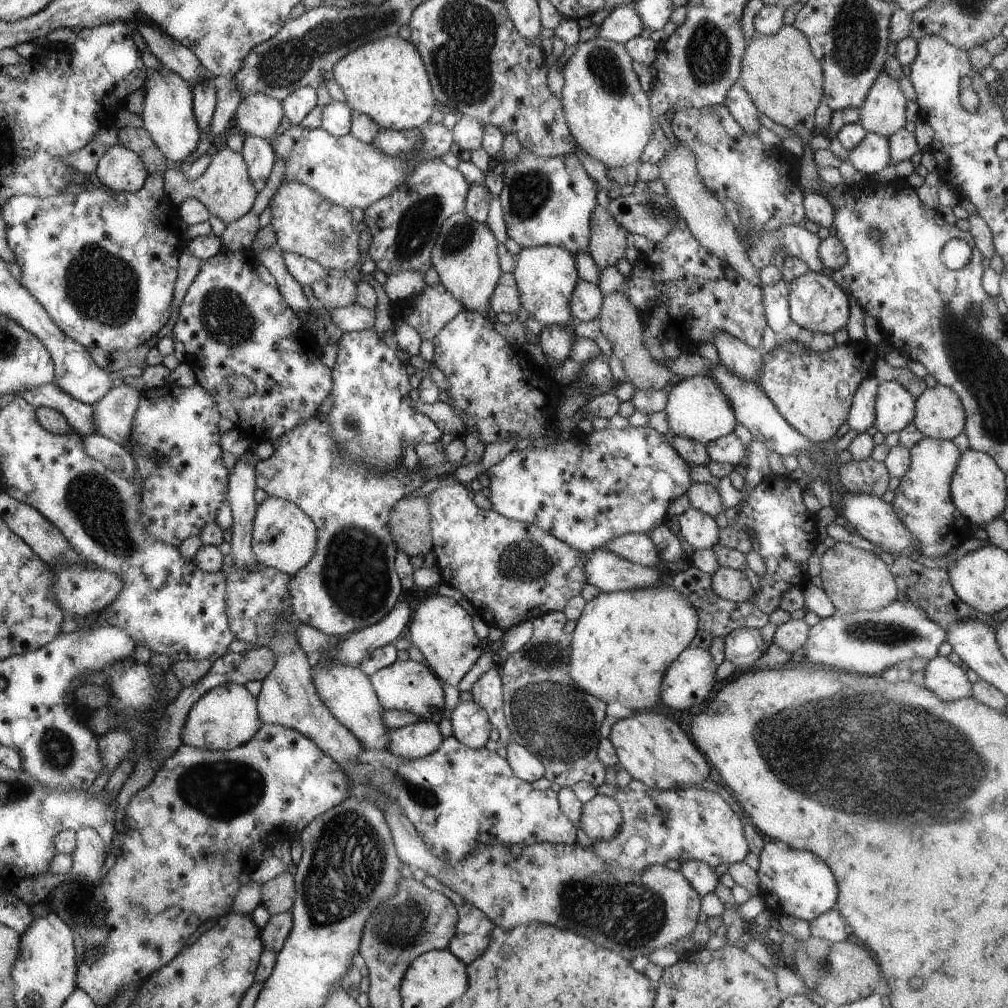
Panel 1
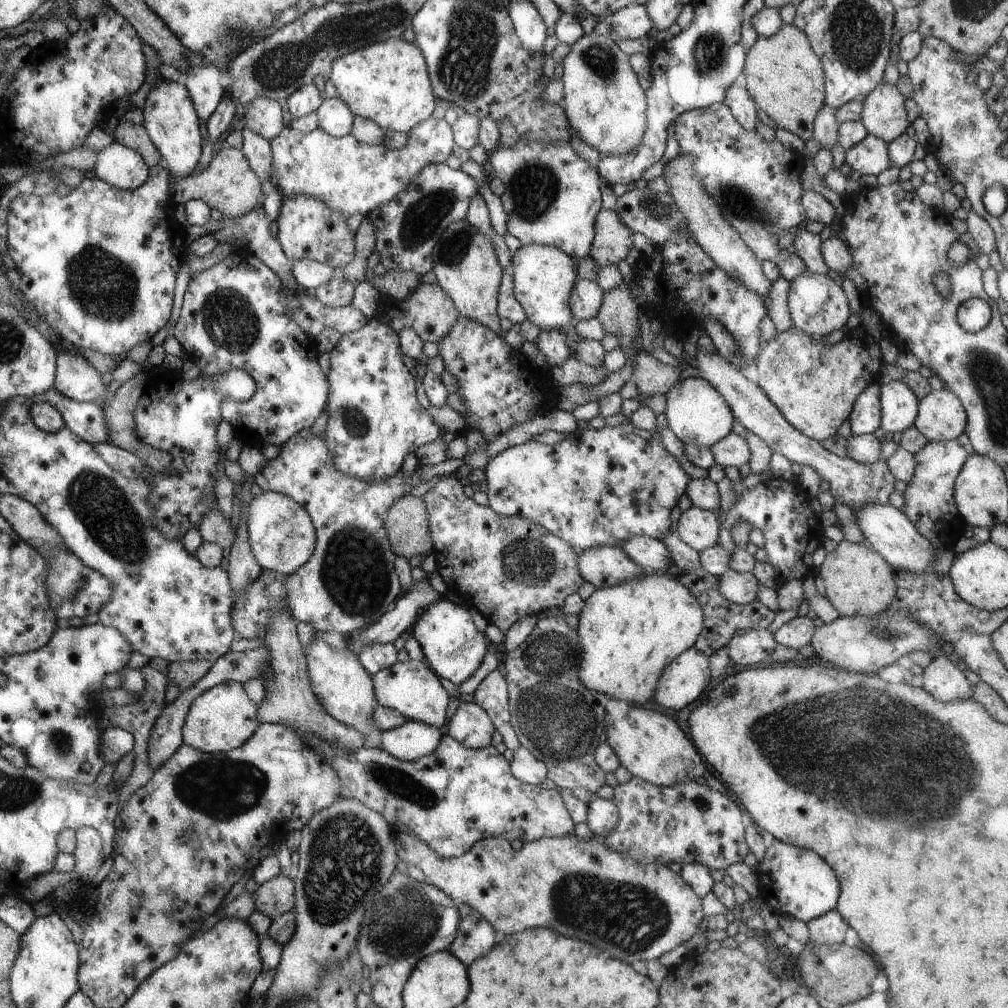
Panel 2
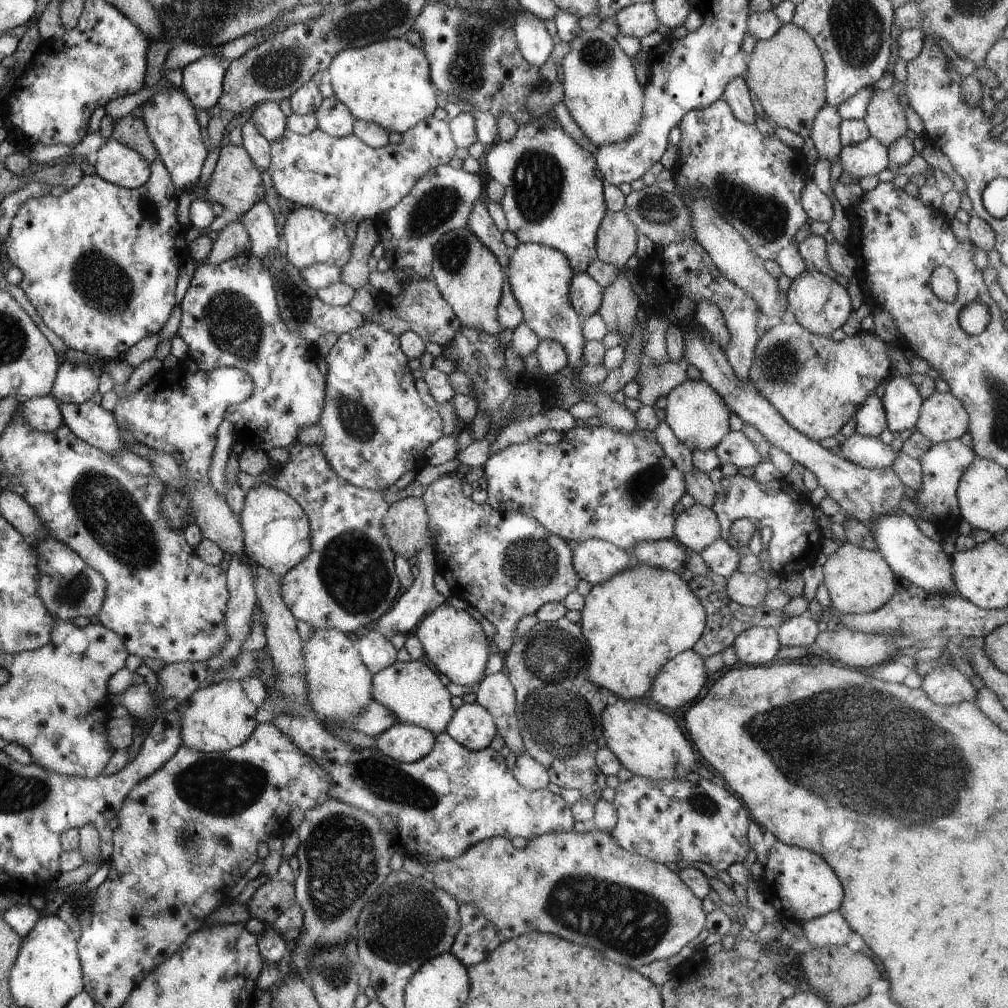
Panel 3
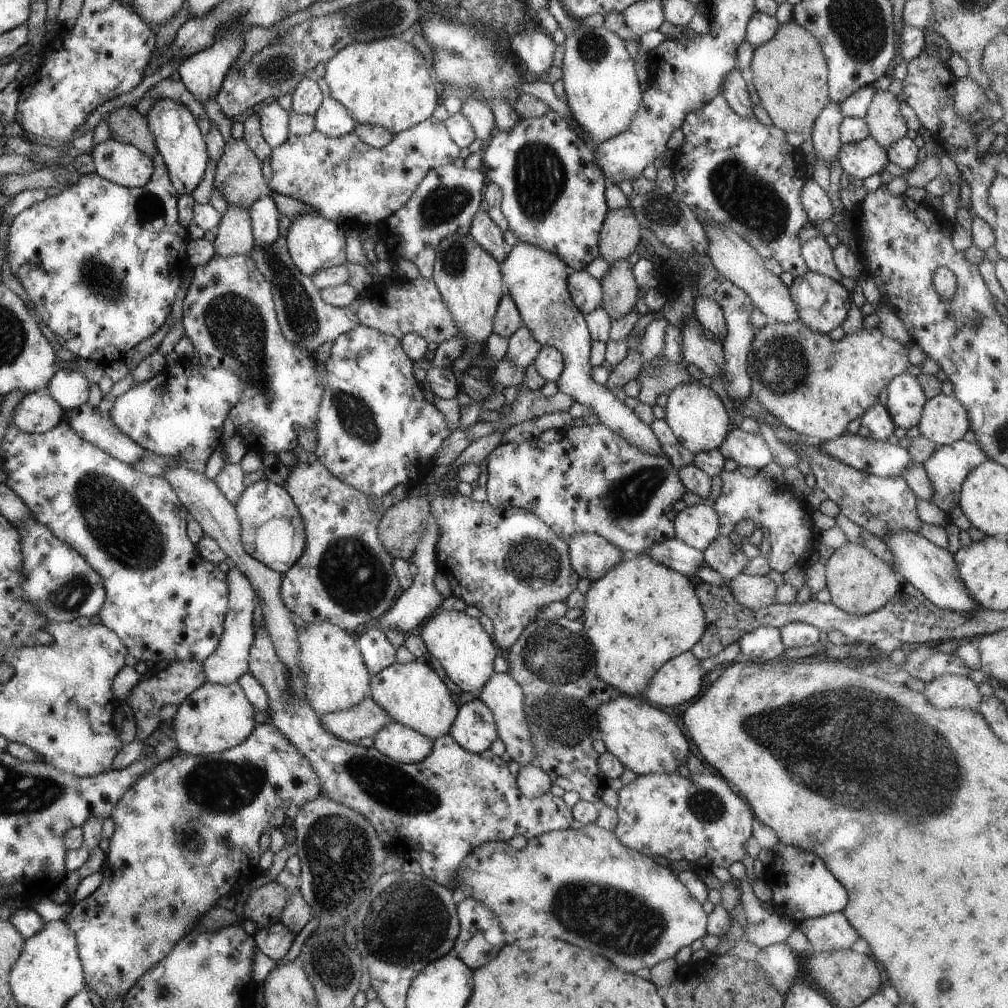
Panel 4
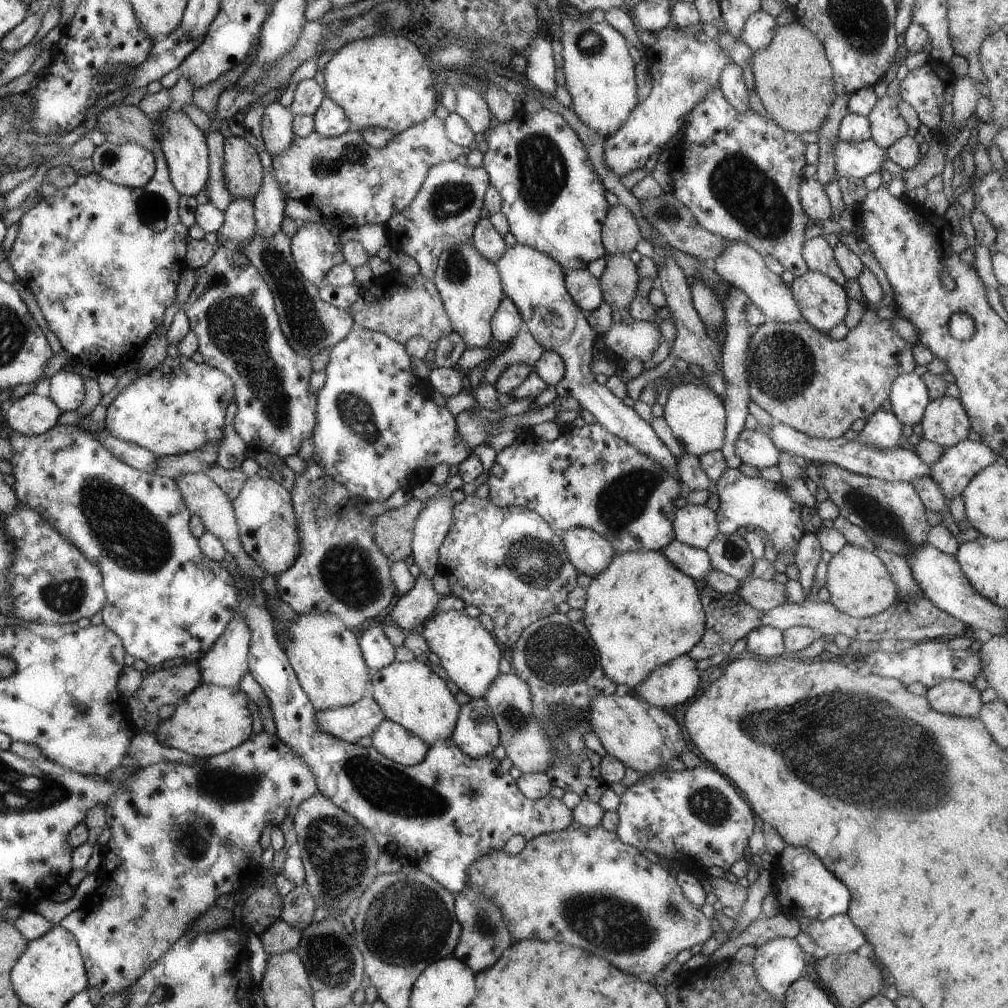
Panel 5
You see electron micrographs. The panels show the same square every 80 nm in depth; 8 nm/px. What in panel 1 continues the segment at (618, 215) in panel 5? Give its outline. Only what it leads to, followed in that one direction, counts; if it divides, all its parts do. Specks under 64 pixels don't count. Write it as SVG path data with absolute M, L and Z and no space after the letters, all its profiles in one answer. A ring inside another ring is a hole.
M597 205L590 220L591 236L587 253L595 261L596 267L603 269L616 266L620 259L626 257L628 232L617 224L617 221L608 213L607 208Z

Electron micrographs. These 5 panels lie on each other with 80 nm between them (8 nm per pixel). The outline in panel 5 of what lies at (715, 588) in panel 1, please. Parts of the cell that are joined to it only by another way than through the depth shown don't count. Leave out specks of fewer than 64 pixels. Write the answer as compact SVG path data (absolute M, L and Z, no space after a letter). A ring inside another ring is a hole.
M750 576L741 581L736 593L742 601L759 611L769 611L786 603L785 586L774 579Z

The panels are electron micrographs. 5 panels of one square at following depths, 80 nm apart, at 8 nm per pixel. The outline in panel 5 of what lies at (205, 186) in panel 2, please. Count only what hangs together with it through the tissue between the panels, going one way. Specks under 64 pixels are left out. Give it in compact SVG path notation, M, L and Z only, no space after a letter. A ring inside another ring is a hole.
M243 137L225 138L223 159L223 177L233 200L254 200L263 184L262 164L253 145Z

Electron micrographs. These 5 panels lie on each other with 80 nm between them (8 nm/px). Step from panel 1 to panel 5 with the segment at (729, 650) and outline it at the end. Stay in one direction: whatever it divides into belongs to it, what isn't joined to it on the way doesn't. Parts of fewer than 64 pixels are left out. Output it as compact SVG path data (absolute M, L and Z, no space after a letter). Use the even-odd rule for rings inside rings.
M761 626L746 635L745 654L761 660L786 655L783 631L773 626Z

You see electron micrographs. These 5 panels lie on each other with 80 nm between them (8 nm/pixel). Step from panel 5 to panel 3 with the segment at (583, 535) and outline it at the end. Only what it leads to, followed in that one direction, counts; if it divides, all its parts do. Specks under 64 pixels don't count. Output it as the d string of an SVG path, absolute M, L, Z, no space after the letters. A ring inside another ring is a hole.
M588 538L571 545L574 571L592 586L602 584L610 580L610 576L634 566L628 552L604 540Z

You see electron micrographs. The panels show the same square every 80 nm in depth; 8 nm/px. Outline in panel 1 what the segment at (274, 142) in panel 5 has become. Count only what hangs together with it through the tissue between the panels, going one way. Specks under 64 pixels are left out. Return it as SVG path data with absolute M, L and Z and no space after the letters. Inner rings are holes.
M256 93L243 98L234 119L242 134L272 140L282 122L284 105L266 94Z

